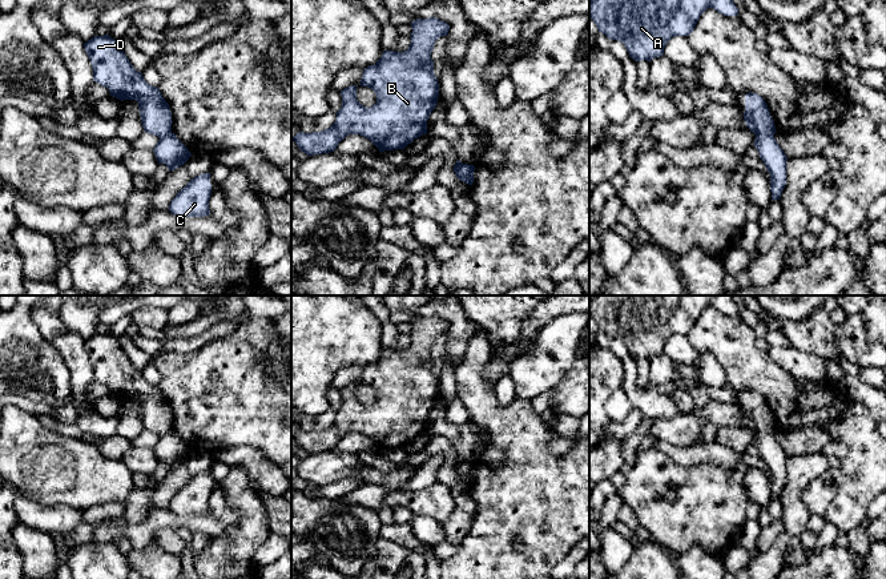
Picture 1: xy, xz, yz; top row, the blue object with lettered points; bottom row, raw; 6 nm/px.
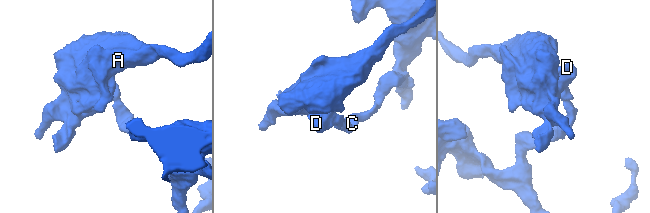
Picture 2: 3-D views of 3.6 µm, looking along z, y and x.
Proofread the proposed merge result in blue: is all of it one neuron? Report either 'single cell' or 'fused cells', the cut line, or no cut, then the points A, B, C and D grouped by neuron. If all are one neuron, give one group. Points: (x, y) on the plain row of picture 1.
fused cells; cut yz (756, 431), (773, 433); groups A B D / C

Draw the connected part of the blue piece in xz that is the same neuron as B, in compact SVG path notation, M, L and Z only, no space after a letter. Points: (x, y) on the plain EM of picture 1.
M428 315L414 318L411 326L411 341L407 349L384 349L374 363L369 363L363 369L359 383L371 386L376 393L376 401L371 406L366 406L357 398L357 383L345 386L341 389L342 406L337 410L335 421L330 426L313 431L299 430L291 435L299 449L307 454L330 451L346 434L361 433L382 451L404 447L415 437L427 433L427 418L439 395L439 382L434 371L431 350L435 339L448 333L450 323L436 315Z

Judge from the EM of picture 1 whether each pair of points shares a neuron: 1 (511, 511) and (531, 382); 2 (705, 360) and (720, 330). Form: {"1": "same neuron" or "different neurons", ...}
{"1": "different neurons", "2": "different neurons"}

